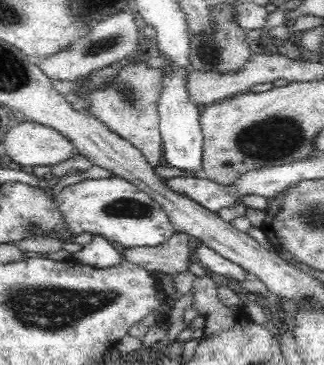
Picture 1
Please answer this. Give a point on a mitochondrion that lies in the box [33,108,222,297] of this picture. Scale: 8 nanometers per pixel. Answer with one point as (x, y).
(123, 207)

